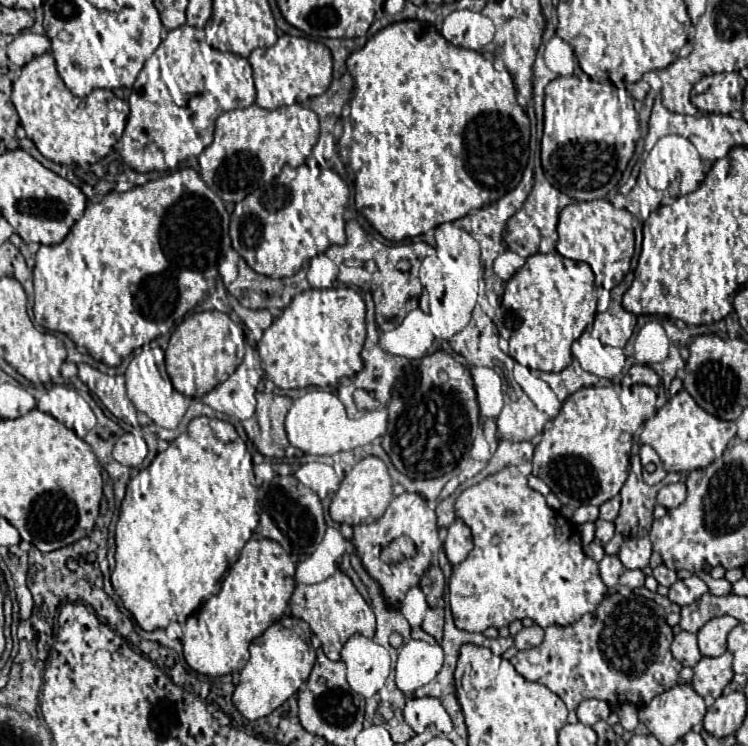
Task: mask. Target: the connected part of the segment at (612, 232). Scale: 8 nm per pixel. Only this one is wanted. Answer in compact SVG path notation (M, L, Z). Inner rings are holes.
M606 199L572 203L560 213L556 251L566 259L588 263L596 275L596 281L610 291L624 279L634 255L632 213L626 209L616 209Z

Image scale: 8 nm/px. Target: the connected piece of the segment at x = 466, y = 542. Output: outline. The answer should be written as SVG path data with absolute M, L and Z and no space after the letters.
M456 519L448 527L448 535L446 535L446 541L444 541L444 551L446 551L446 557L452 565L460 565L468 557L468 553L472 551L470 529L460 519Z

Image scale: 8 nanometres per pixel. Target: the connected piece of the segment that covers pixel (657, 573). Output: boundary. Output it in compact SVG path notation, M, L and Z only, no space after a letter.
M660 565L660 567L656 567L654 569L654 573L652 573L654 577L656 577L656 581L660 583L660 585L664 585L664 587L670 587L678 577L676 577L676 571L672 571L672 569L668 569L666 565Z

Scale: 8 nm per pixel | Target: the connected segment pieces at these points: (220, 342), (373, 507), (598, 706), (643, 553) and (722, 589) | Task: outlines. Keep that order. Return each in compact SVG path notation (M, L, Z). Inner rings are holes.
M202 311L188 315L172 333L166 349L168 377L182 395L198 397L226 381L244 359L244 333L222 311Z
M366 457L350 473L346 473L344 481L340 483L340 489L332 497L330 517L336 523L348 523L352 527L360 523L374 523L378 517L382 517L392 499L392 479L384 461L378 457Z
M586 699L578 705L576 709L576 715L578 715L578 721L584 723L584 725L594 725L596 721L600 719L608 719L610 715L610 707L606 701L600 701L600 699Z
M648 535L644 537L634 537L634 539L624 539L618 551L618 557L626 569L644 569L650 561L652 553L652 543Z
M700 573L700 577L708 583L712 595L724 596L732 591L732 585L730 585L726 579L712 579L708 573Z

